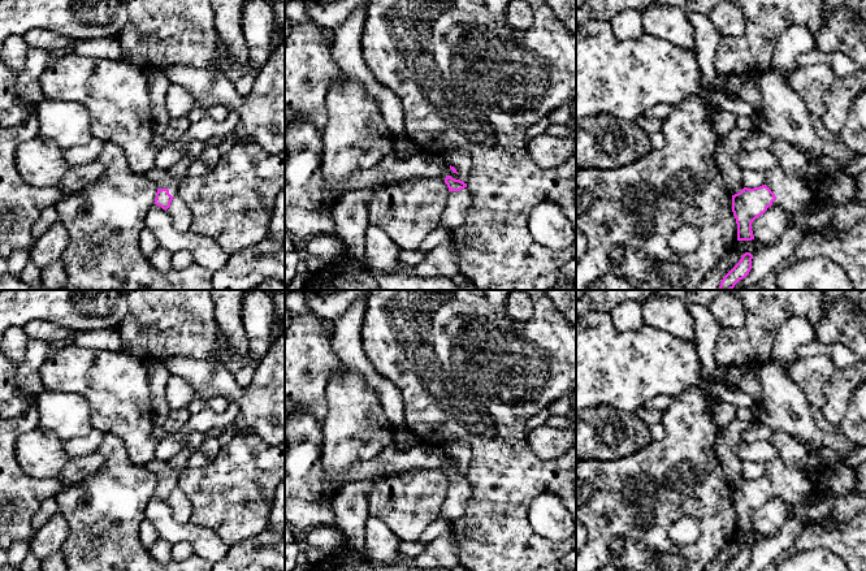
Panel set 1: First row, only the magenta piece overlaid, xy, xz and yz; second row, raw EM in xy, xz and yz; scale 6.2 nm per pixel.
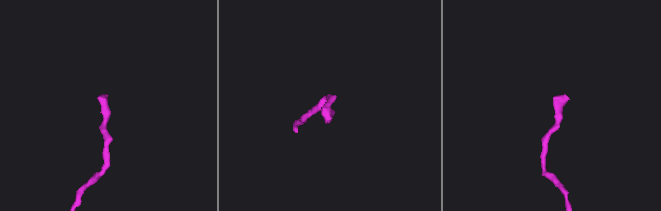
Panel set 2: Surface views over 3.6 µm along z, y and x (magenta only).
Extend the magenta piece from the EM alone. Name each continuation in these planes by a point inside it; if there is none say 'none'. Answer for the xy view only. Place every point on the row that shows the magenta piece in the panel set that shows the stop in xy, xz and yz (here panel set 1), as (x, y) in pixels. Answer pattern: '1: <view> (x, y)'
1: xy (161, 178)

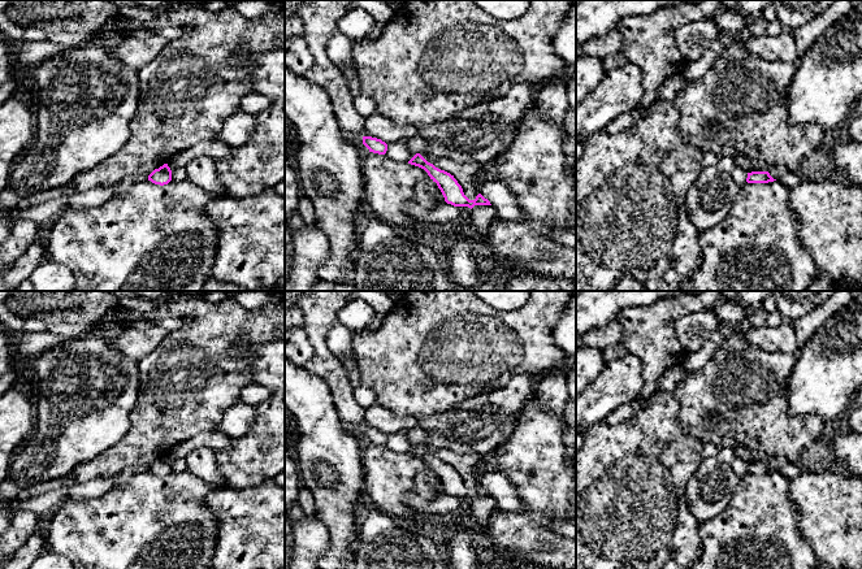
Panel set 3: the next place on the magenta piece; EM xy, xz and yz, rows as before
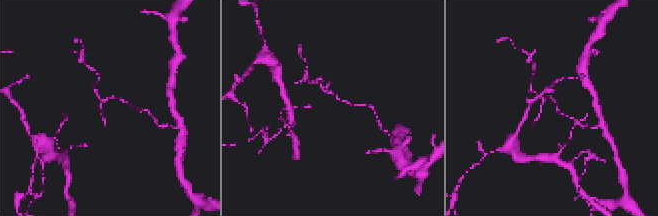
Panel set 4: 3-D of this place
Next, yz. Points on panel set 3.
none

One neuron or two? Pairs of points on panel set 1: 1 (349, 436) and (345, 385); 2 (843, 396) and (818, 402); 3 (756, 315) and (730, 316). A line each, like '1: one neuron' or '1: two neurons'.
1: one neuron
2: two neurons
3: two neurons

